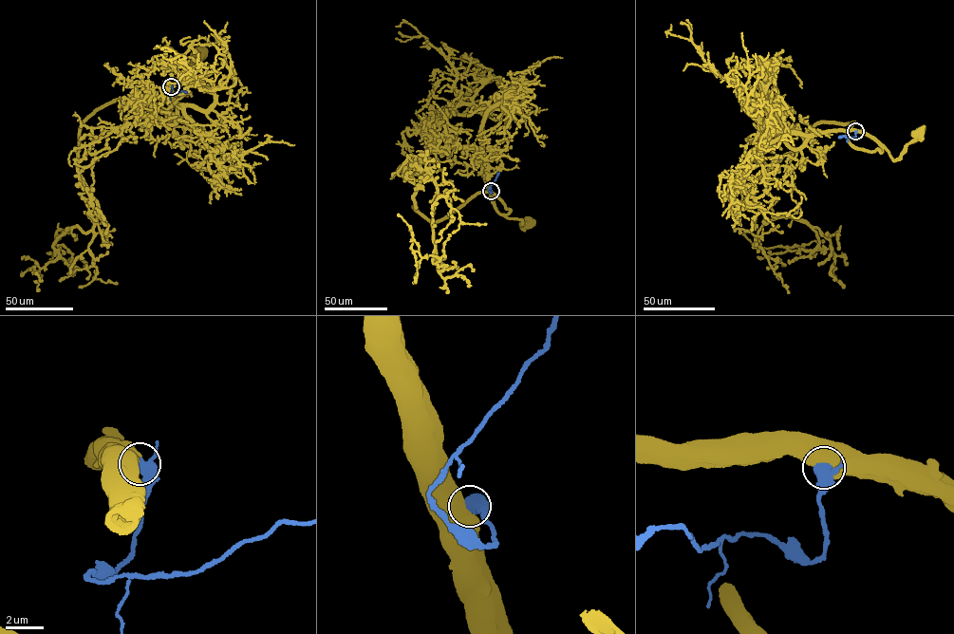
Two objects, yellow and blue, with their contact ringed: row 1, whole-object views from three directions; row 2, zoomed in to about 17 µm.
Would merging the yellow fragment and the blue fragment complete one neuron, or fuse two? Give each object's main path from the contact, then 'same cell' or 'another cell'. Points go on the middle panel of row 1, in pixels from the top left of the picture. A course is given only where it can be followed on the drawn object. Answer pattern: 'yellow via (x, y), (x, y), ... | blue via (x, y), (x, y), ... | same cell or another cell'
yellow via (490, 191), (495, 209), (506, 217), (522, 220), (519, 223), (526, 227), (526, 222) | blue via (490, 191), (492, 193), (488, 190), (498, 172) | another cell

